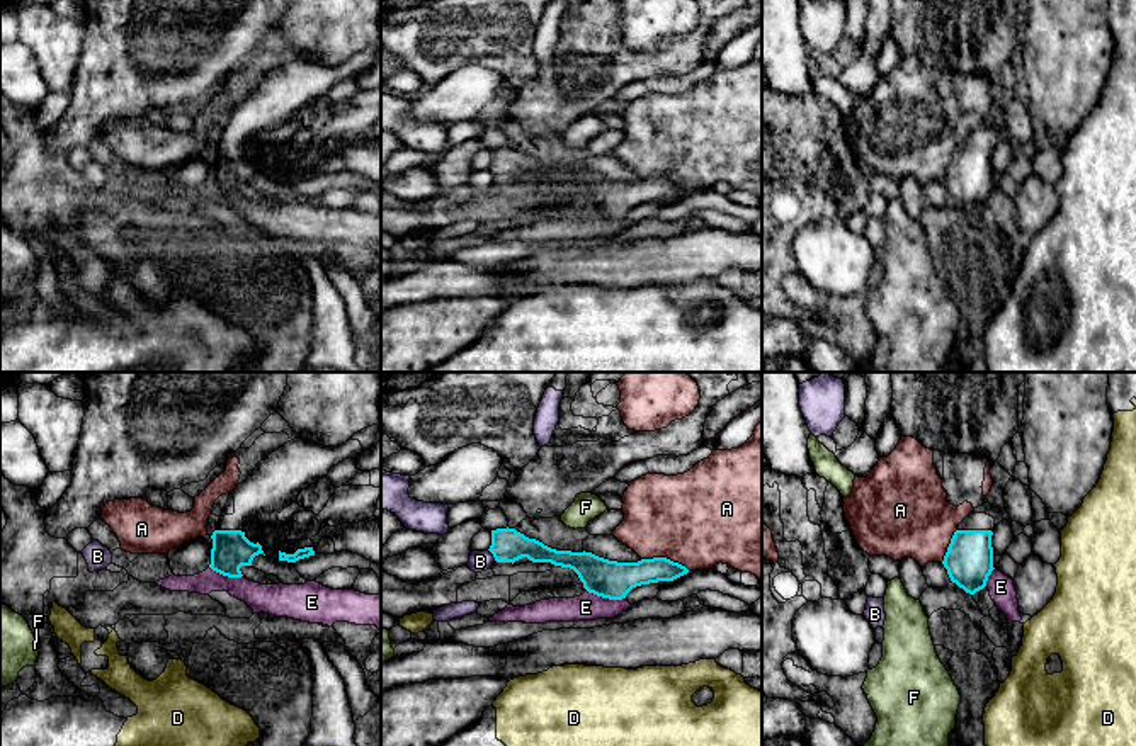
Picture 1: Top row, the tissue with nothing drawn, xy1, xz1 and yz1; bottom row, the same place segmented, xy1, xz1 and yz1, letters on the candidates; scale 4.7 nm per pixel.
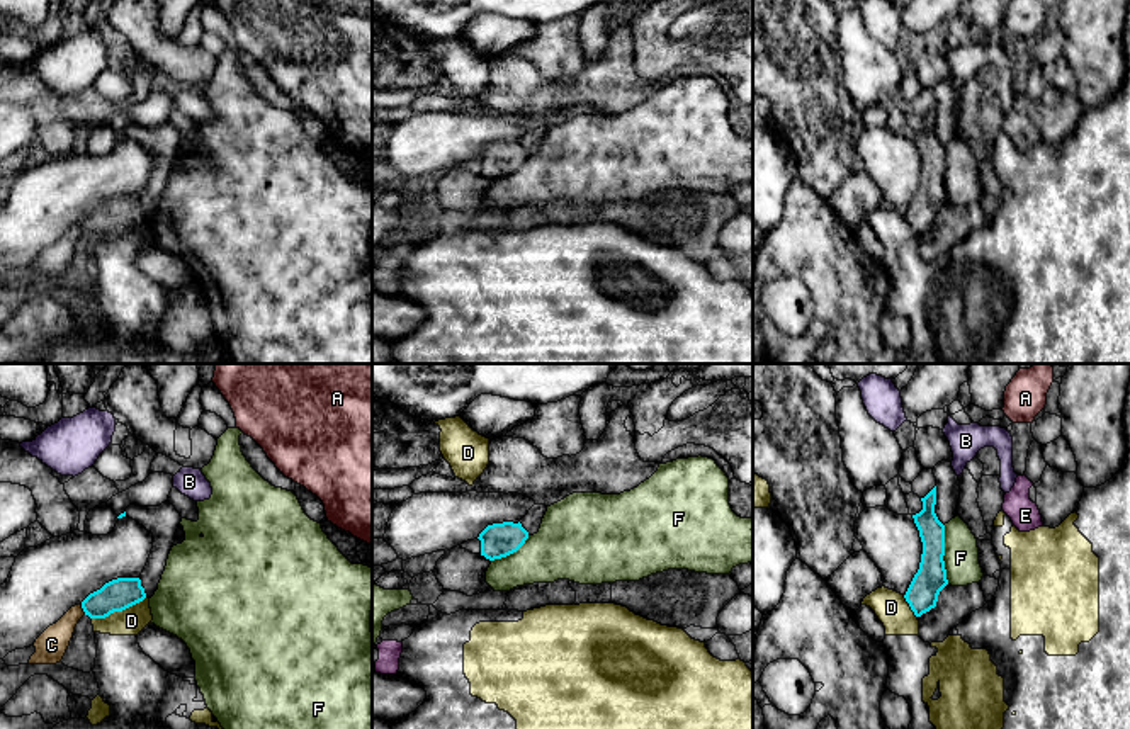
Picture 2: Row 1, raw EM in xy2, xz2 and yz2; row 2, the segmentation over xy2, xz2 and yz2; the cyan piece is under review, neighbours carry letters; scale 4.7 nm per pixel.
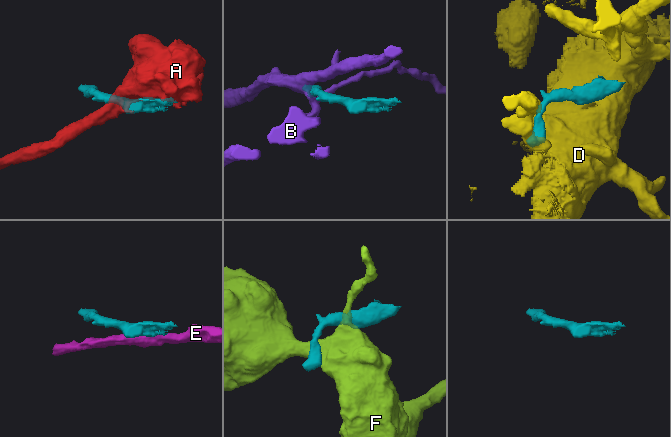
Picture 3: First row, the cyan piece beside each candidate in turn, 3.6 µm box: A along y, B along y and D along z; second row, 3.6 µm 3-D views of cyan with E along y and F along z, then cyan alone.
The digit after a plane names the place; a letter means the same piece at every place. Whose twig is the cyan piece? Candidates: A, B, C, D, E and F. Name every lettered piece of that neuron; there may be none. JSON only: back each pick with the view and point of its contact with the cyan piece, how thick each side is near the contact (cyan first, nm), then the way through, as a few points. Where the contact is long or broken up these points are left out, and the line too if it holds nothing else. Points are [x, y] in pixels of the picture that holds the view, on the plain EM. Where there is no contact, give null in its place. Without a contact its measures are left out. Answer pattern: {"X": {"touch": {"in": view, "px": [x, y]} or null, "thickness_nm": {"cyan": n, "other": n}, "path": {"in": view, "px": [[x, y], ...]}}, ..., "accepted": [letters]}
{"C": {"touch": {"in": "xy2", "px": [84, 230]}, "thickness_nm": {"cyan": 150, "other": 150}, "path": {"in": "xy2", "px": [[121, 213], [84, 230], [65, 245], [51, 264]]}}, "accepted": ["C"]}

